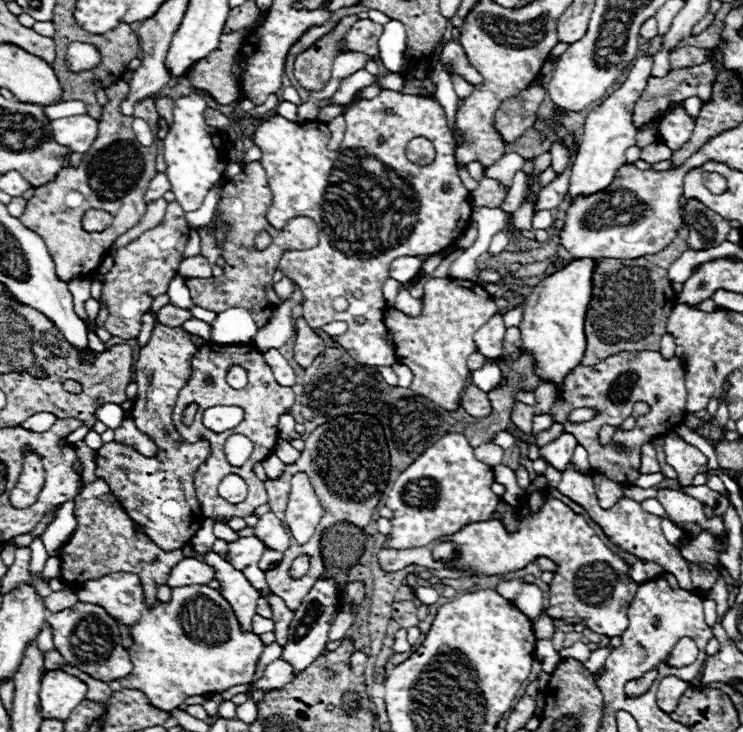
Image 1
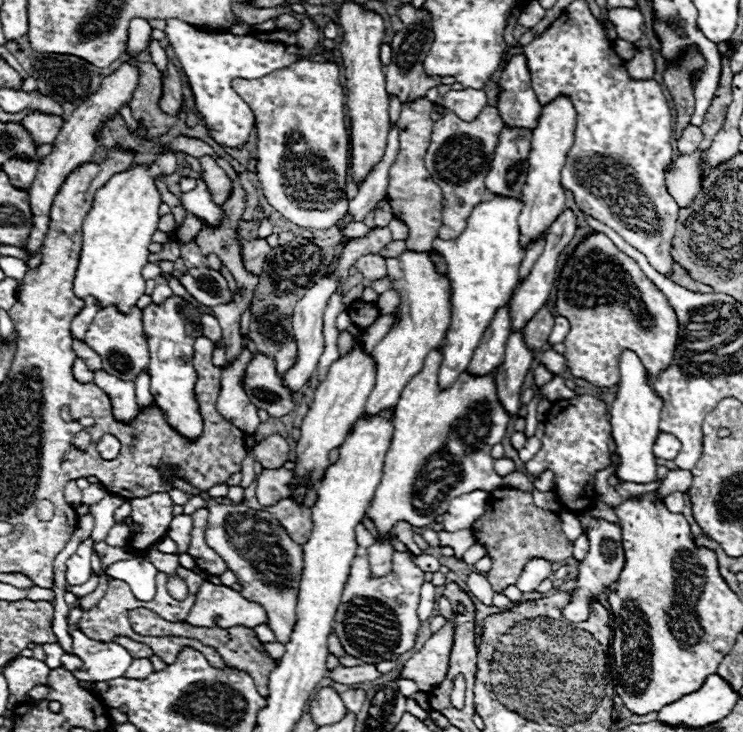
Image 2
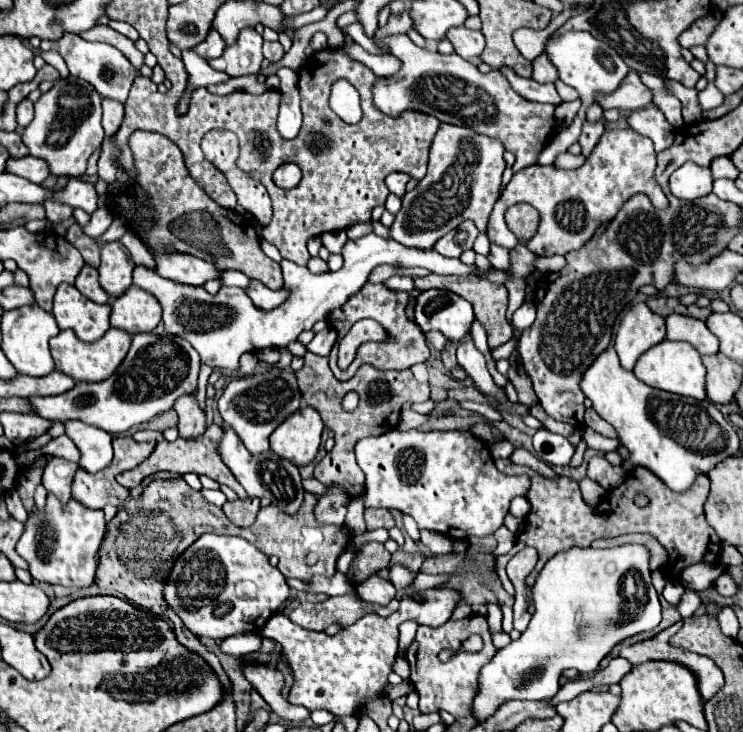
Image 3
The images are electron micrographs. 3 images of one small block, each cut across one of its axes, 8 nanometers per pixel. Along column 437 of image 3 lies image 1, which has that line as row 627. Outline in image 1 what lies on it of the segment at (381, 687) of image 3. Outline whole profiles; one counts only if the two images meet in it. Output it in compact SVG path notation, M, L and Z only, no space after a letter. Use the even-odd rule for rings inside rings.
M548 496L548 502L536 516L528 516L526 500L522 500L522 504L518 506L518 518L520 532L516 534L508 534L498 520L490 520L464 526L455 534L439 538L441 541L452 541L458 549L456 557L448 563L432 560L432 547L436 542L430 546L406 550L384 548L376 554L376 558L384 572L396 572L410 564L418 564L430 569L470 568L480 570L484 574L516 572L538 557L550 558L558 564L558 570L554 572L554 580L550 584L550 604L546 608L548 616L564 620L568 624L584 622L592 632L604 634L608 638L620 636L628 628L628 606L638 590L638 584L628 576L630 564L626 564L618 554L614 554L594 534L594 530L586 524L586 520L580 514L572 512L566 504L552 496ZM620 604L624 606L624 610L620 608Z

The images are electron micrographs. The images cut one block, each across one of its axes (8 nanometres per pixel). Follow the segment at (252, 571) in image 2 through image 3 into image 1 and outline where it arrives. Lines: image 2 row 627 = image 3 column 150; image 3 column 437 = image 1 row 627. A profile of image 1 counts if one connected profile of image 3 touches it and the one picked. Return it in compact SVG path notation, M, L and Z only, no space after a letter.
M254 616L252 618L252 630L254 634L264 634L264 632L272 632L274 630L274 622L270 618L262 618L262 616Z

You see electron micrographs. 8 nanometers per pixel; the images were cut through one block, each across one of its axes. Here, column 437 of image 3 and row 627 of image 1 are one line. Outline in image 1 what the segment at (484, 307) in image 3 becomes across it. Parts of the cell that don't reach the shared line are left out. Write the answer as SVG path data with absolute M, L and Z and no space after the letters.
M268 594L268 596L264 596L266 600L268 600L268 604L272 606L272 612L274 612L274 616L272 616L272 620L274 620L274 634L276 634L276 642L280 644L280 646L284 646L286 644L286 638L288 638L288 626L290 626L290 622L292 622L292 610L276 596L276 594Z

